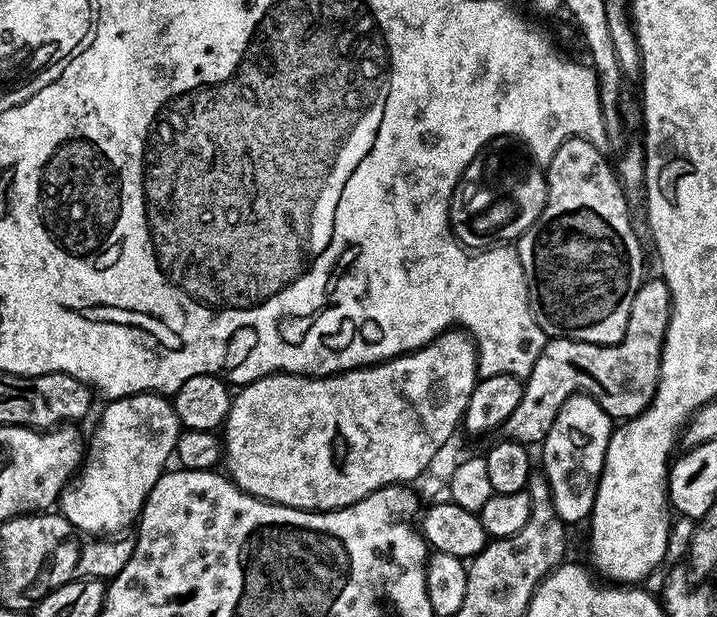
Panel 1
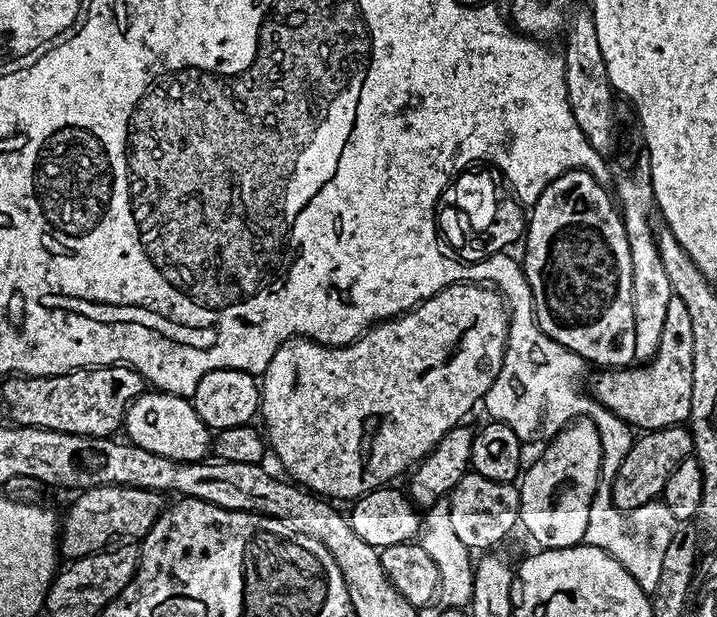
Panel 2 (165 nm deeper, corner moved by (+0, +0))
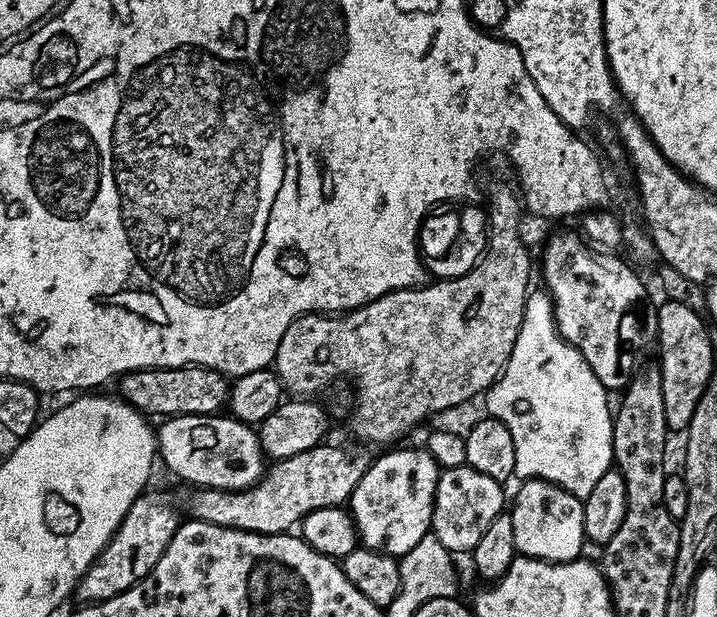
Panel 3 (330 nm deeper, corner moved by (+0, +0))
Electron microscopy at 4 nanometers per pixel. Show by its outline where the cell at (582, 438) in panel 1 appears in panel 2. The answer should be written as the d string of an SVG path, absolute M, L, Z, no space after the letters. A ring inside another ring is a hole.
M577 418L566 428L560 429L543 445L544 453L523 469L518 480L520 490L519 523L537 540L541 549L572 548L583 541L586 533L587 519L591 510L592 497L596 485L600 483L600 459L602 458L602 442L598 430L591 418Z

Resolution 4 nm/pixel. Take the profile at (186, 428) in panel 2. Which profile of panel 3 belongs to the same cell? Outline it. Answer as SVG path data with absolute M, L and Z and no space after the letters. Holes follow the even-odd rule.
M228 414L211 416L170 416L158 428L158 456L176 476L189 480L192 486L238 490L249 488L260 479L266 468L266 460L260 451L259 435L249 425Z

